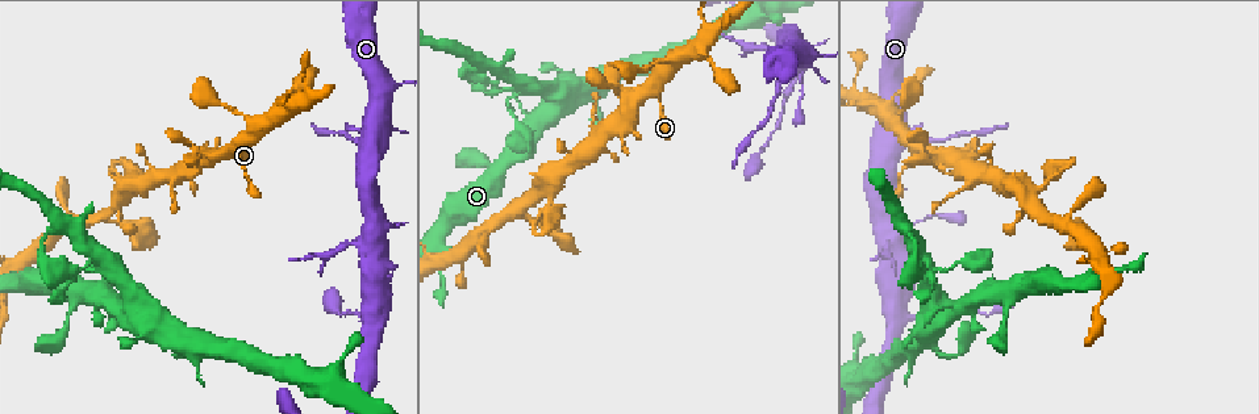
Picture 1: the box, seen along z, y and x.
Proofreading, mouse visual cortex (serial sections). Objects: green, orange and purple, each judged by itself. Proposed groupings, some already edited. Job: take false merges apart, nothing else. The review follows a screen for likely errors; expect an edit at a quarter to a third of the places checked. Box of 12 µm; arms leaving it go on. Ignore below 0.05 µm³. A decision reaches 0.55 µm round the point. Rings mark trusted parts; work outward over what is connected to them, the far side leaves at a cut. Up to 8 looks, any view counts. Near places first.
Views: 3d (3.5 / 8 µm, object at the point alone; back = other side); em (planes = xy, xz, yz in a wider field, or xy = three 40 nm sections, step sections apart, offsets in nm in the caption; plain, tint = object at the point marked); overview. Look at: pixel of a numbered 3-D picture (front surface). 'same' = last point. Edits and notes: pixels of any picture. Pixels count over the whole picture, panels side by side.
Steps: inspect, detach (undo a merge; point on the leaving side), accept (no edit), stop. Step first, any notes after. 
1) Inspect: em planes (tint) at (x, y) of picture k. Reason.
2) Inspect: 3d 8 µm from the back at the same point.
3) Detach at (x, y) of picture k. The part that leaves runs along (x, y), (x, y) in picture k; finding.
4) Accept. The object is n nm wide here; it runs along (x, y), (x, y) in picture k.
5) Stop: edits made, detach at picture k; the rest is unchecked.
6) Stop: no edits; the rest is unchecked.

Inspect: 3d 3.5 µm at (896, 146) of picture 1. Thin neck.

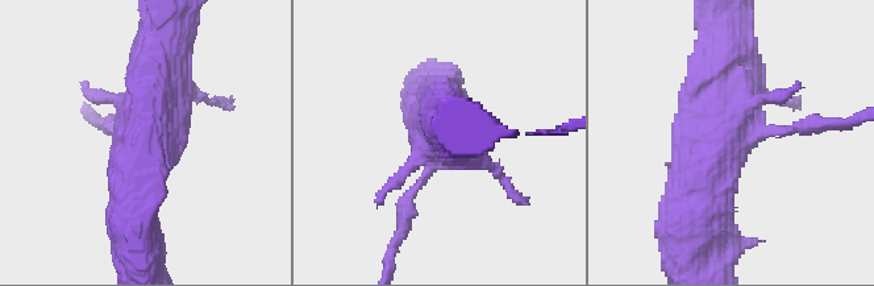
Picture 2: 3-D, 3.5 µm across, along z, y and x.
Inspect: em xy step 3 (tint) at (746, 130) of picture 2. Now the EM.

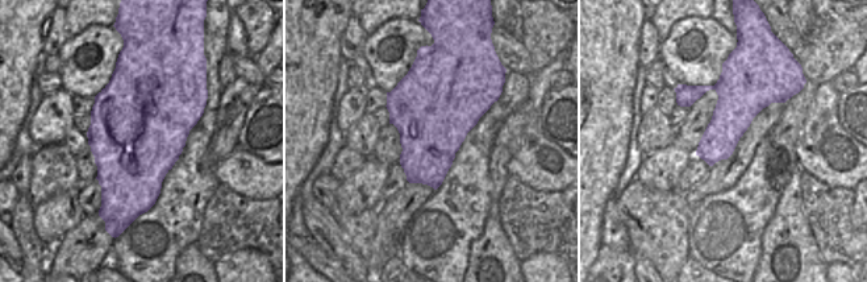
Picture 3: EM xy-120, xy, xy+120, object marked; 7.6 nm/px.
Detach at (402, 227) of picture 2. The part that leaves runs along (417, 185), (388, 265) in picture 2; two cells meet here.

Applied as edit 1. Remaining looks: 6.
Inspect: overview. See it whole again.

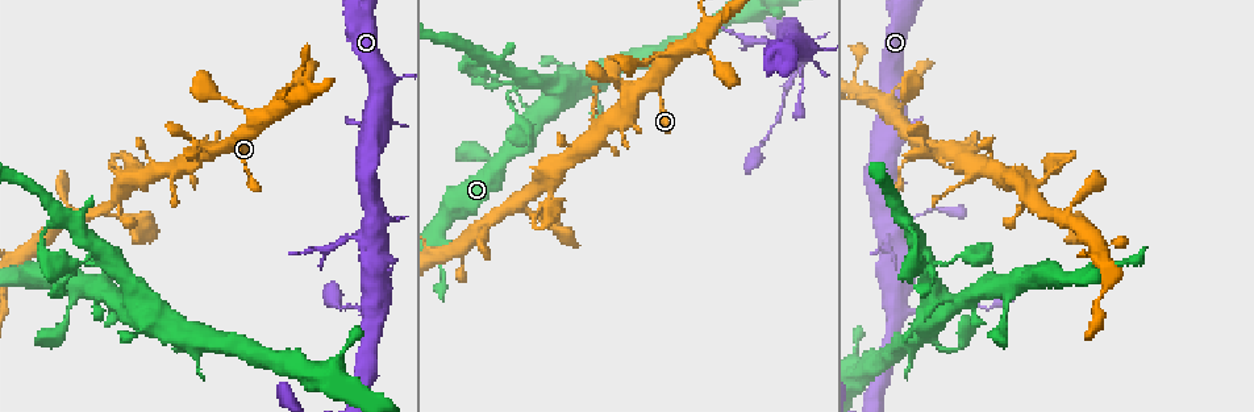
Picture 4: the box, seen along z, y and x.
Inspect: 3d 3.5 µm at (883, 237) of picture 4. Abrupt turn.

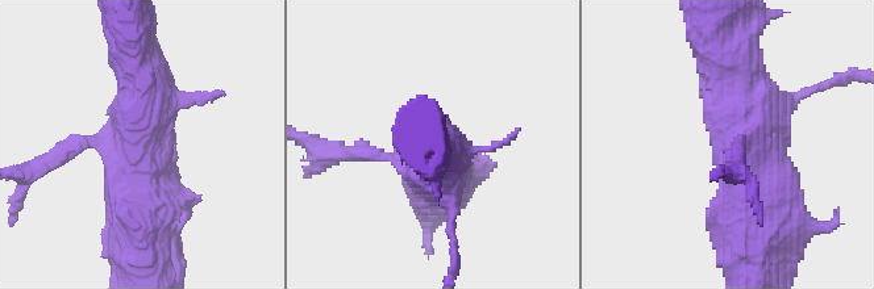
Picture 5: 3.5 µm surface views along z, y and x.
Inspect: em xy step 1 (tint) at (122, 144) of picture 5. Now the EM.

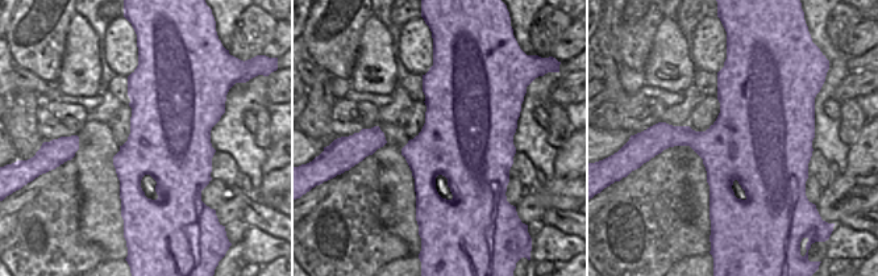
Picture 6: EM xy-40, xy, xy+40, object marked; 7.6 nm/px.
Inspect: em xy step 2 (tint) at the same point.

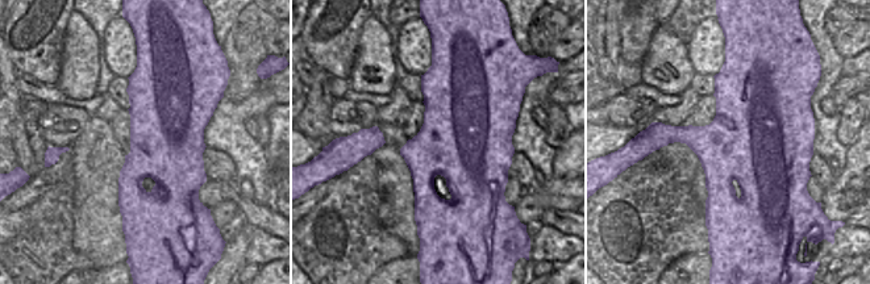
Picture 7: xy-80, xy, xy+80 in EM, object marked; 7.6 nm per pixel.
Accept. It runs along (718, 36), (737, 68), (761, 201) in picture 5; one cell here.

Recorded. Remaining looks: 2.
Inspect: 3d 3.5 µm from the back at (654, 85) of picture 4. Small branch off a trunk.

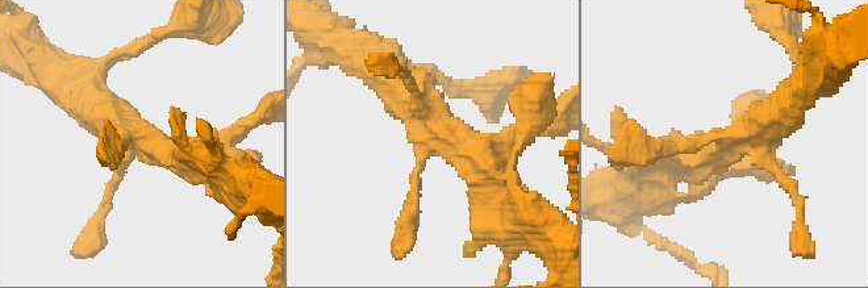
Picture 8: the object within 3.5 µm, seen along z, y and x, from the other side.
Inspect: em xy step 5 (tint) at (724, 136) of picture 8.

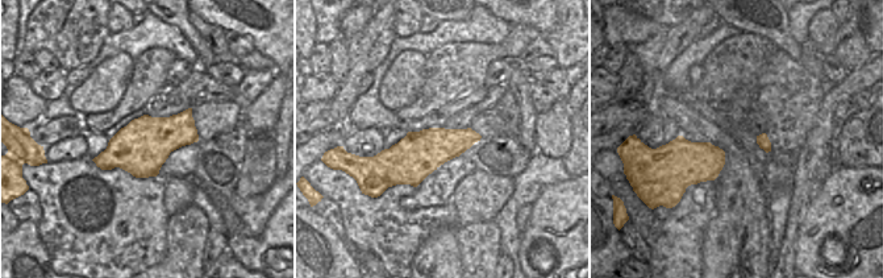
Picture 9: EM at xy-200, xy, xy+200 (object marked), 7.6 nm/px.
Accept. It runs along (410, 218), (414, 171), (435, 141), (500, 192) in picture 8; continuous, no second cell.

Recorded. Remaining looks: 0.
Stop: edits made, detach at picture 2; the rest is unchecked.

